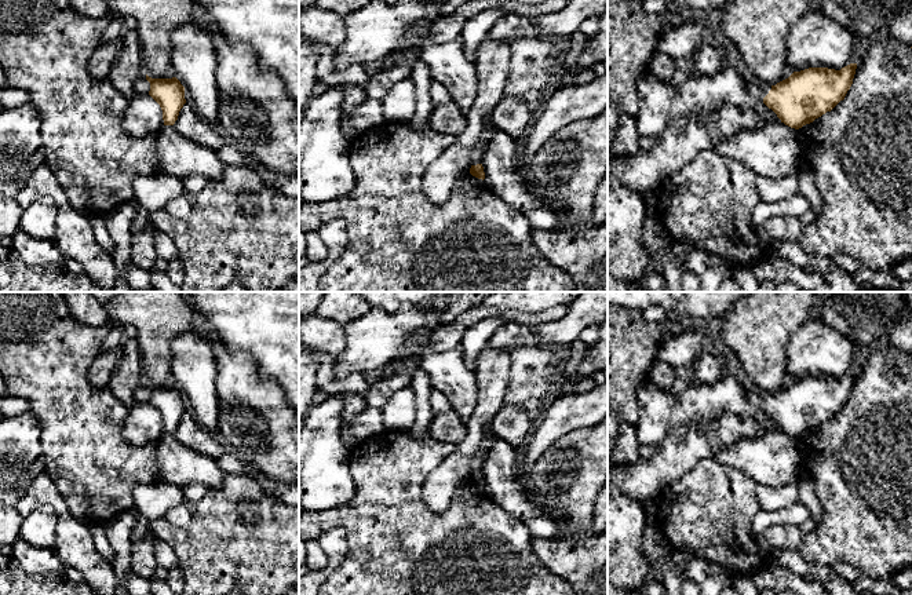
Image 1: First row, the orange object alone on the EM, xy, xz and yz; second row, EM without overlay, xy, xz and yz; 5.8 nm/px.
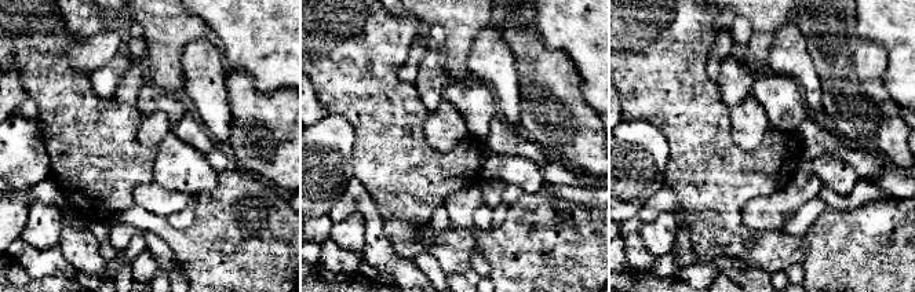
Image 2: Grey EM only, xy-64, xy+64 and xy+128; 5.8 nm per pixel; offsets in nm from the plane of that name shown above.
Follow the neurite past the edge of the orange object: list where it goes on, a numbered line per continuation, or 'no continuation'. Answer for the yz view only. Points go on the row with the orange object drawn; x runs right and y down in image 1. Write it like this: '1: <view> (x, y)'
1: yz (759, 91)

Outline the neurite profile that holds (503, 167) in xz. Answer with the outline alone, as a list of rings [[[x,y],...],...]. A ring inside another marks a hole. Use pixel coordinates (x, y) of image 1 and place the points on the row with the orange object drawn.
[[[493,128],[482,161],[488,190],[512,209],[519,211],[536,229],[555,230],[562,223],[558,207],[544,204],[528,189],[524,178],[526,164],[515,140],[501,129]]]

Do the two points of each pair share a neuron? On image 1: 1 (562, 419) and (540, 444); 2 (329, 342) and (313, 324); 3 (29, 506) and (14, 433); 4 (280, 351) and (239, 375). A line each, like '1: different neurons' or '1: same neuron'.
1: same neuron
2: same neuron
3: different neurons
4: different neurons

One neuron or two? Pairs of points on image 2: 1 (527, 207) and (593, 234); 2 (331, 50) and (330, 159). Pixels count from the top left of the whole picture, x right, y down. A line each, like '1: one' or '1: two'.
1: one
2: two

